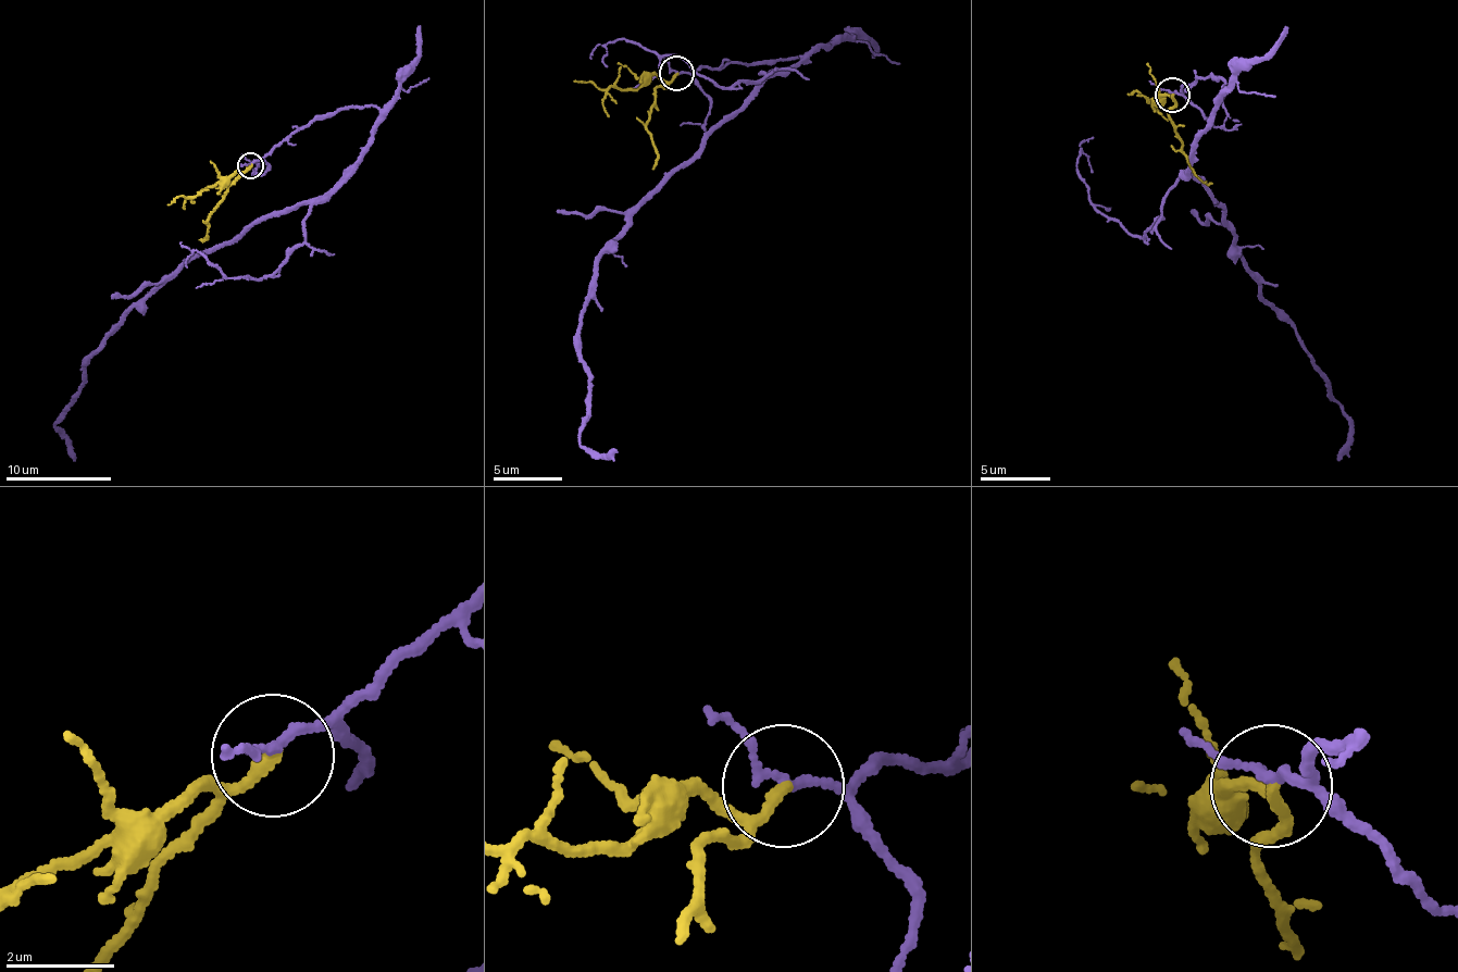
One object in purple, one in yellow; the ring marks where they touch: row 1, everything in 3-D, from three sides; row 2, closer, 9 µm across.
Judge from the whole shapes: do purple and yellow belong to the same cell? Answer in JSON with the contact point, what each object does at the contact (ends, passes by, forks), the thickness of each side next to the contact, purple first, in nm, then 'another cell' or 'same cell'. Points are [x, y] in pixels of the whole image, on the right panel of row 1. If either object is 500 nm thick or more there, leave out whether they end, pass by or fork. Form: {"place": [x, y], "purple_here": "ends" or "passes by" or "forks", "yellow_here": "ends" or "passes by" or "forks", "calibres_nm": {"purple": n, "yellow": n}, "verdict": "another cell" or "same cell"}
{"place": [1172, 95], "purple_here": "passes by", "yellow_here": "ends", "calibres_nm": {"purple": 140, "yellow": 190}, "verdict": "another cell"}

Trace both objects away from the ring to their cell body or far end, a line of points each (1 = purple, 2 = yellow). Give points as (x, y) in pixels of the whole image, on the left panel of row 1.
1: (250, 164), (338, 110), (379, 110), (366, 150), (321, 196), (209, 249), (104, 338), (57, 425), (76, 460)
2: (250, 164), (228, 188), (210, 220), (206, 238), (198, 239)

